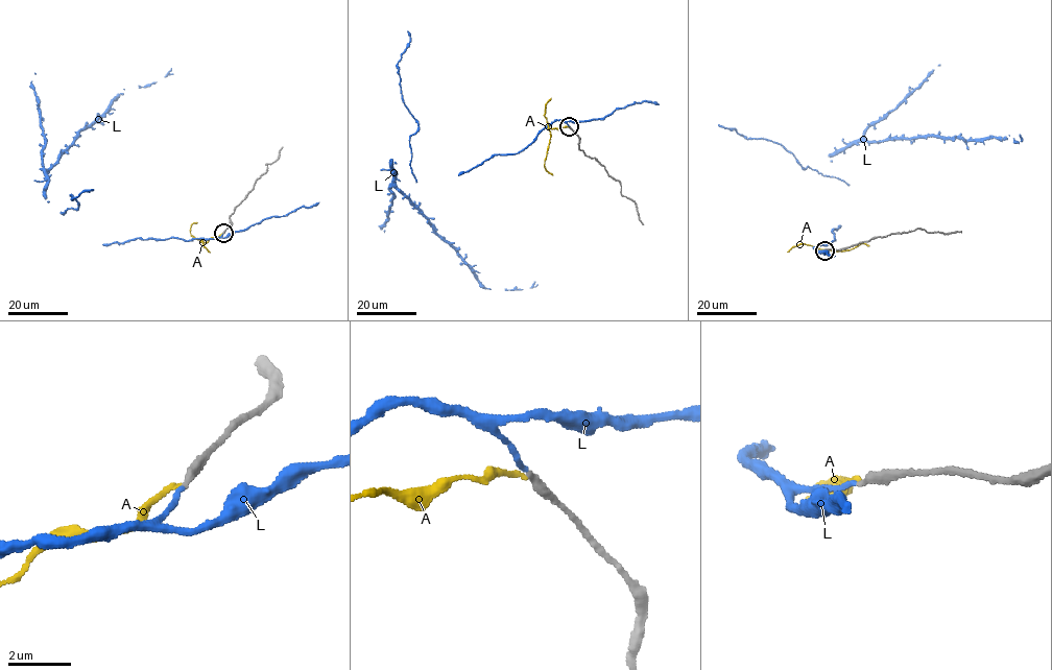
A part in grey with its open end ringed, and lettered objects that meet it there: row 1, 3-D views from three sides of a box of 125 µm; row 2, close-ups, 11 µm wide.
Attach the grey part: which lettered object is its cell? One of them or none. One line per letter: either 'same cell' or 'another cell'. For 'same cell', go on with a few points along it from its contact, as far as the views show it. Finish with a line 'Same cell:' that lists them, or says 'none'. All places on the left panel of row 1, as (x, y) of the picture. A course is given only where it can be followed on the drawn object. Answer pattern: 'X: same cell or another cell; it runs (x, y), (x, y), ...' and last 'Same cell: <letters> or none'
A: another cell
L: same cell
Same cell: L

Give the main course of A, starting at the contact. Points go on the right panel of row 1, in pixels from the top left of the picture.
A: (825, 249), (819, 252), (819, 248), (853, 249), (862, 243), (868, 246)

